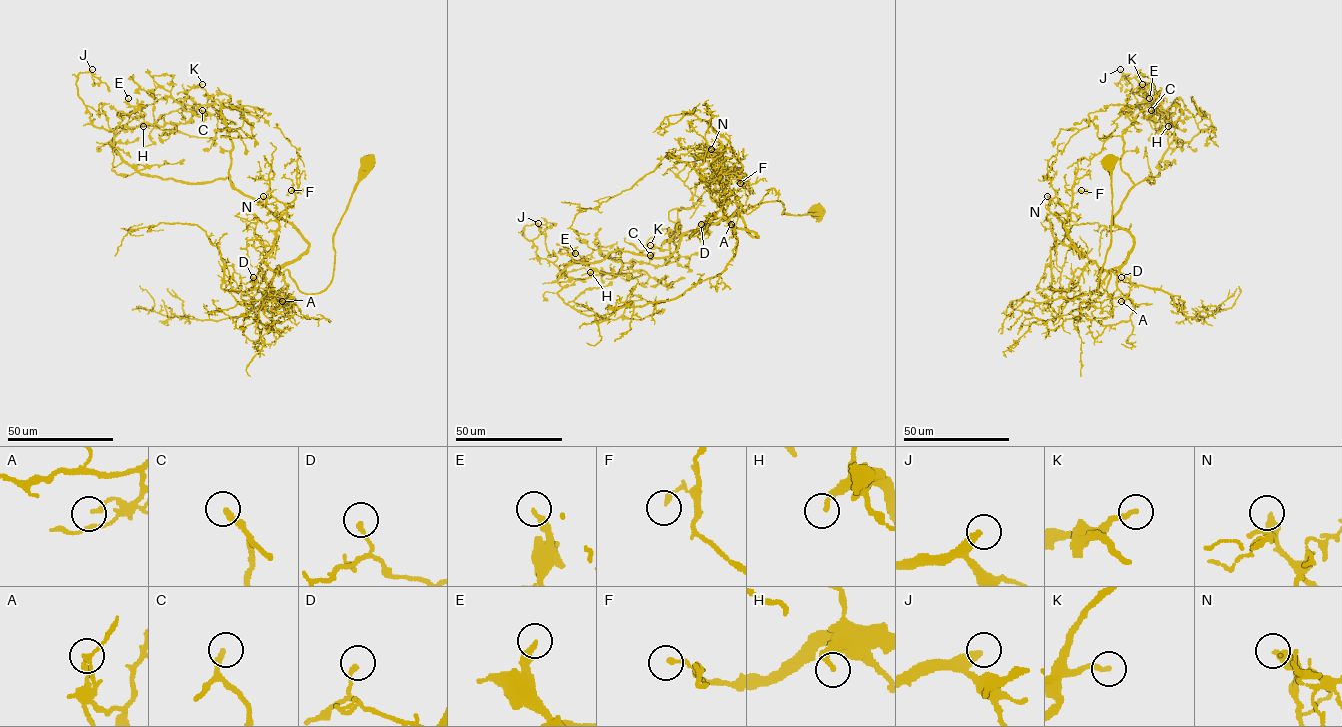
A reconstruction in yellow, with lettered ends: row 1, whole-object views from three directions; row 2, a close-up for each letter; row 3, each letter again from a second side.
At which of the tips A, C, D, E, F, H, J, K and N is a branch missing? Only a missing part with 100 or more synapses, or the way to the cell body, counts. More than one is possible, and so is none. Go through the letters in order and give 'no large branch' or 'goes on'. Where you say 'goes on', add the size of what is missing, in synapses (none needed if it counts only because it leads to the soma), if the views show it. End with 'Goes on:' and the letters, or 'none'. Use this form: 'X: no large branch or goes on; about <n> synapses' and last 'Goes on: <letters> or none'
A: no large branch
C: no large branch
D: no large branch
E: no large branch
F: no large branch
H: no large branch
J: goes on; about 160 synapses
K: no large branch
N: no large branch
Goes on: J

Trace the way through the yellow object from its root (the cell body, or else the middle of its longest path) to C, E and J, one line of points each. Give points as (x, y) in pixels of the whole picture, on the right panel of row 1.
C: (1110, 162), (1100, 294), (1133, 244), (1113, 224), (1133, 185), (1123, 132), (1147, 106), (1158, 120), (1151, 110)
E: (1110, 162), (1100, 294), (1133, 244), (1113, 217), (1135, 185), (1154, 182), (1168, 147), (1149, 98)
J: (1110, 162), (1100, 294), (1133, 244), (1113, 217), (1135, 185), (1154, 182), (1168, 147), (1120, 69)

